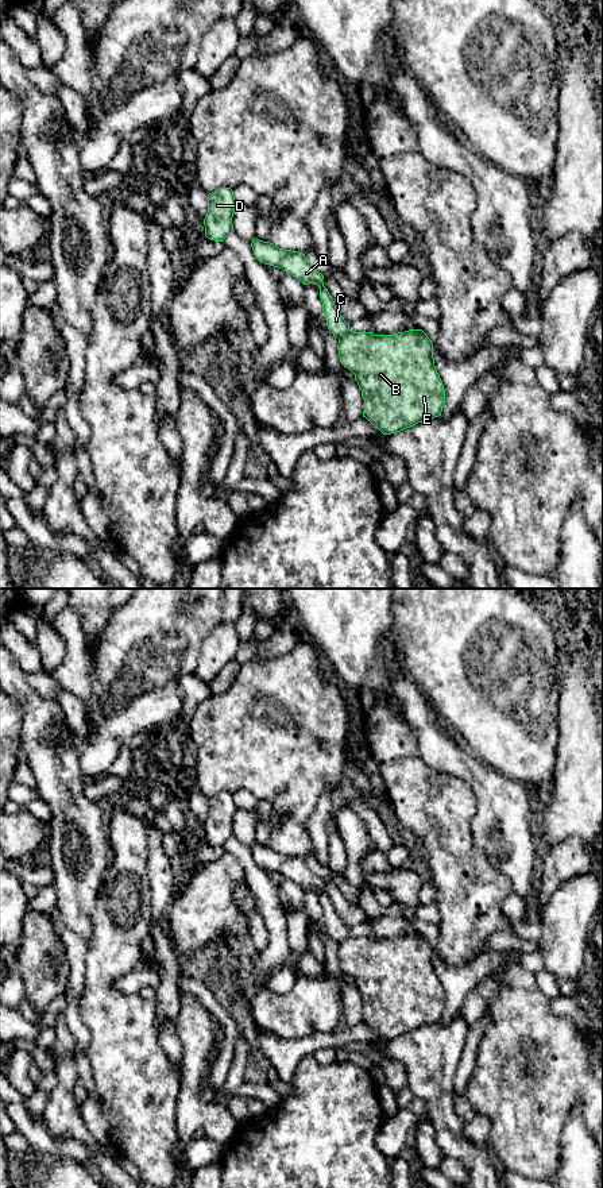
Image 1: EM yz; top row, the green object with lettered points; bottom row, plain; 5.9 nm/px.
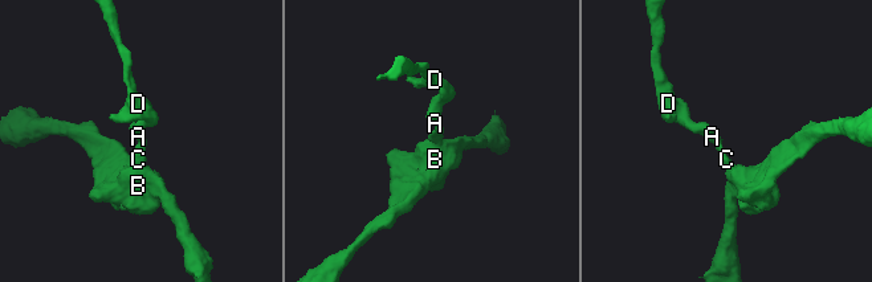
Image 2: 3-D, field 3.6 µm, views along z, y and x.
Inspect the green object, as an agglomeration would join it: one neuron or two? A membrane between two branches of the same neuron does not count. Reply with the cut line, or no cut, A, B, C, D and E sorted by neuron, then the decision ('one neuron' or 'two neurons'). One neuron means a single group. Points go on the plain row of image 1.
cut yz (350, 934), (339, 944); groups A C D / B E; two neurons

